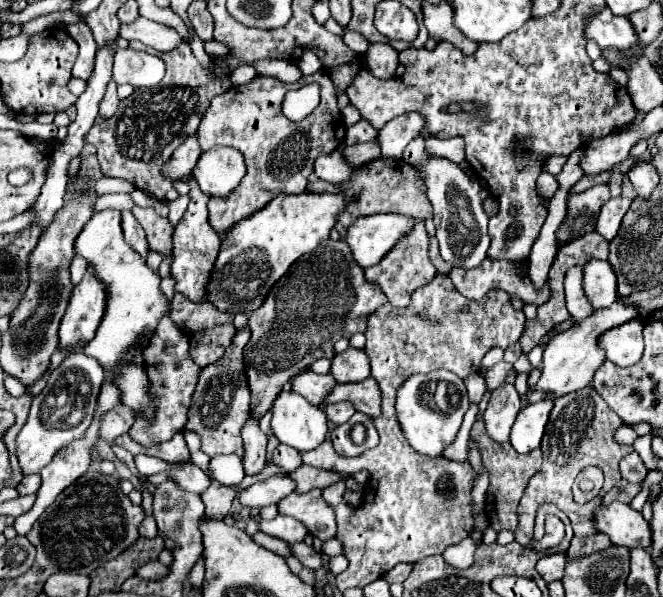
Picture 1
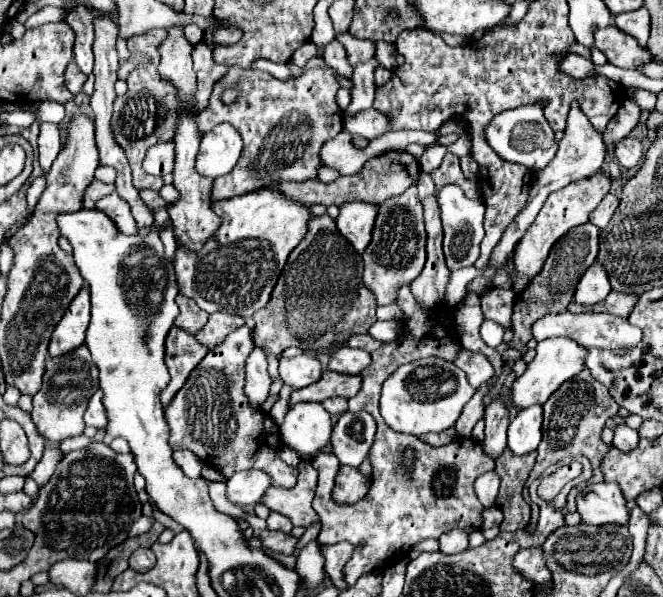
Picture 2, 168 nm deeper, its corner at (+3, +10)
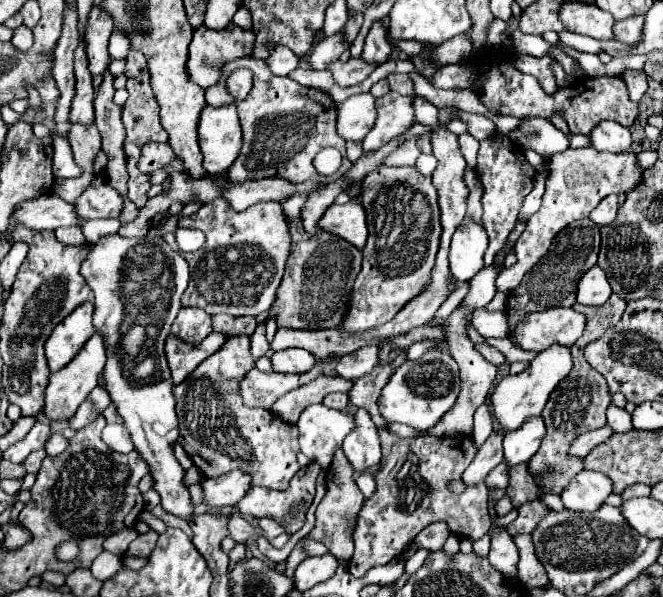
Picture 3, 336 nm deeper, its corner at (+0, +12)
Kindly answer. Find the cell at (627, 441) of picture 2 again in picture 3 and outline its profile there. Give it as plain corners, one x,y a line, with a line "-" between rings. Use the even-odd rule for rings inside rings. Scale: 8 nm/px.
615,404
607,408
607,424
613,428
613,432
627,432
633,428
631,416
623,408
617,408

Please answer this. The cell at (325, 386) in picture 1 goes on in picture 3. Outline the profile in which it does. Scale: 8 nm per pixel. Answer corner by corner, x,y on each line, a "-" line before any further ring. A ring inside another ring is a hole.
287,348
281,352
275,352
271,356
271,366
275,372
283,372
283,374
295,374
295,372
307,372
313,368
315,364
315,356
311,356
311,352
301,350
301,348

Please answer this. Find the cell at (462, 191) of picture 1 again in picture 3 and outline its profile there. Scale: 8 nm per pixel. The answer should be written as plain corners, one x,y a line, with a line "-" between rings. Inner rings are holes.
465,216
465,220
459,224
451,240
449,252
451,274
461,282
471,280
483,268
485,250
487,250
485,230
473,220
467,220

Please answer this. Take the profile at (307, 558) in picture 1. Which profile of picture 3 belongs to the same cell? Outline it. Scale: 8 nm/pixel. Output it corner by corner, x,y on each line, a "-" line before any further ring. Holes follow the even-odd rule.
233,514
229,520
227,520
227,530
229,530
229,536
235,540
235,542
247,542
251,536
253,538
259,538
261,532
259,528
253,528
247,520
243,520
239,514

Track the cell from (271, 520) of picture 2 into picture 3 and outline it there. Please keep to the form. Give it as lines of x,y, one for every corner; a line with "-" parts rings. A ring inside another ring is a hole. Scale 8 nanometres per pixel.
261,518
261,520
259,520
259,528
261,528
261,532
263,532
263,538
267,538
267,540
273,540
273,538
277,538
279,534
283,534
283,526
281,526
281,524
275,524
275,520

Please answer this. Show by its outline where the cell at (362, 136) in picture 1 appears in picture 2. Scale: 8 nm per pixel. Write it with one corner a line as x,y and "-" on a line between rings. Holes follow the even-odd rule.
372,58
368,62
362,62
354,68
352,76
352,102
344,110
346,116
354,116
360,110
368,110
374,104
374,68
378,66
378,60

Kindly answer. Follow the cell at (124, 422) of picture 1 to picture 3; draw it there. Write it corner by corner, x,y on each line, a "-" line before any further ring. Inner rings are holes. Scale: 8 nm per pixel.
97,386
97,388
87,396
87,400
77,408
77,412
69,418
69,428
79,430
79,428
87,426
99,412
103,412
103,410
109,406
109,402
111,402
109,394
107,394
103,388

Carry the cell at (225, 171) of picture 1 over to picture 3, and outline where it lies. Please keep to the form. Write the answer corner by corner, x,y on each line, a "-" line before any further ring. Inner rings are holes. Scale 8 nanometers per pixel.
207,104
199,116
197,134
199,134
201,152
203,152
203,168
209,174
223,174
235,162
241,150
241,124
239,124
235,104
219,106
219,108

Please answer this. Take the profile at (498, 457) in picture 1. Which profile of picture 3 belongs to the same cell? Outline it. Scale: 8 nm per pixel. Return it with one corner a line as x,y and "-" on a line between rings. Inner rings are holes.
519,464
515,468
509,468
509,488
507,496
513,502
513,508
519,508
525,502
539,498
539,486
535,484
533,476
527,470
527,464

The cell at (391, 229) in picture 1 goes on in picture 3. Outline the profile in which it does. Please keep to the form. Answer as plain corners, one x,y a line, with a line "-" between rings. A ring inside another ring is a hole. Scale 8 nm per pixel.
349,200
347,204
329,206
323,218
317,222
317,228
347,240
359,250
365,246
365,240
367,240
365,212
357,200

